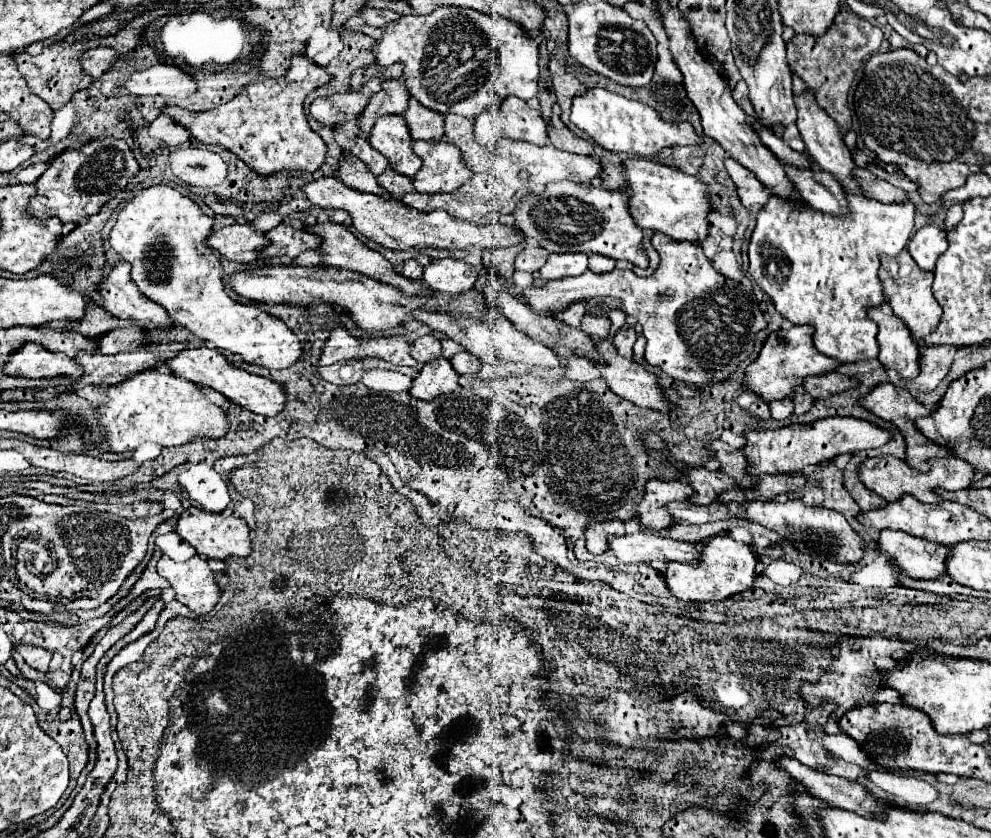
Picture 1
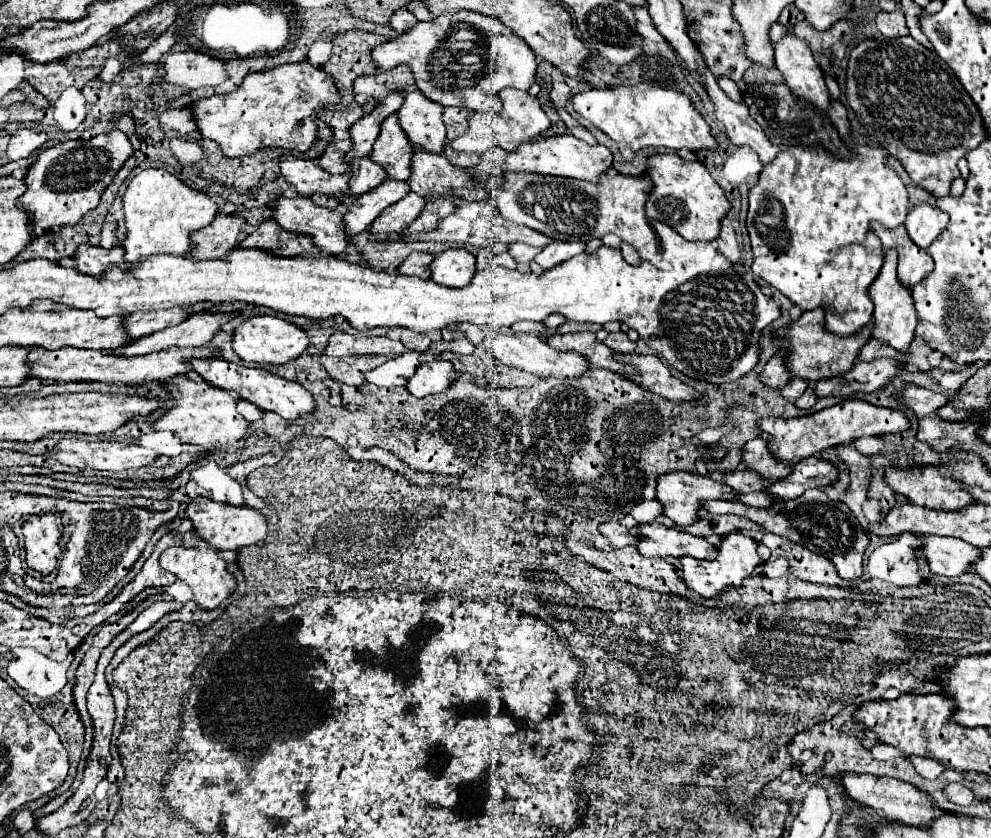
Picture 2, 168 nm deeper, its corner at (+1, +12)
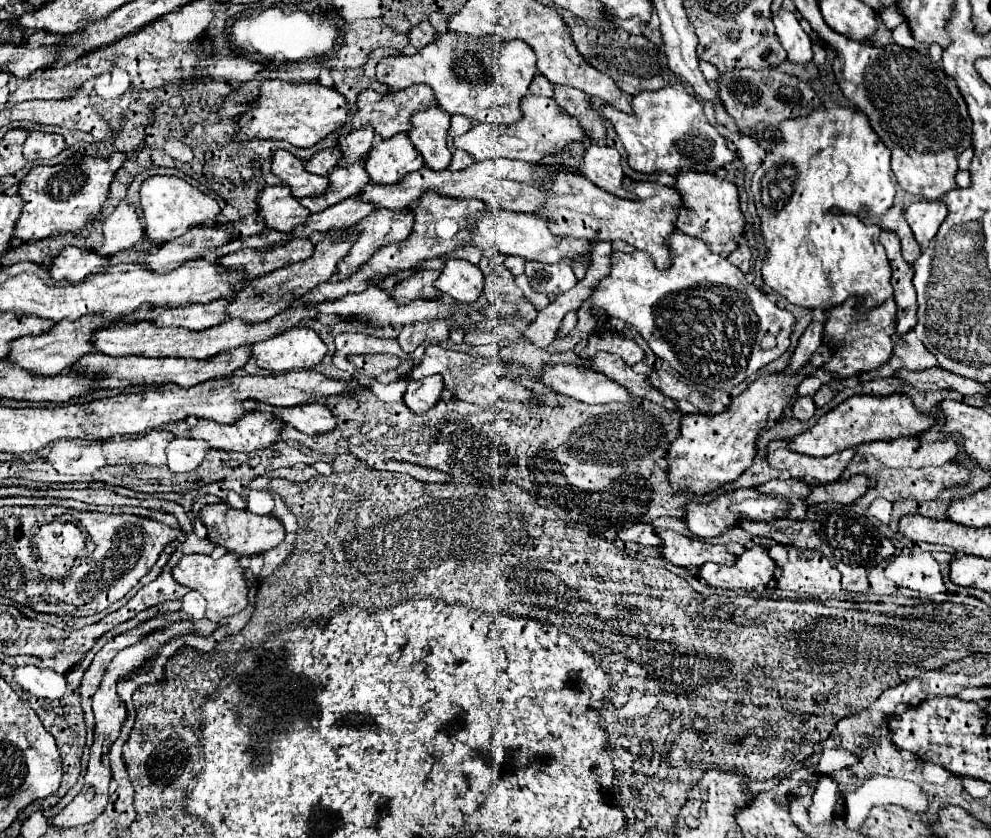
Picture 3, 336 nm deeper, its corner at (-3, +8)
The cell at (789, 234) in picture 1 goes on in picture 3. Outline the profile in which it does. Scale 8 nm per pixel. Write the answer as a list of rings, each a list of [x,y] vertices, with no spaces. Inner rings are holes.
[[[825,96],[821,100],[821,108],[819,110],[813,110],[813,114],[807,114],[805,118],[789,118],[785,122],[781,122],[781,142],[777,146],[773,146],[765,160],[761,162],[759,170],[753,174],[753,184],[751,184],[751,192],[755,196],[755,206],[757,206],[757,214],[761,218],[761,230],[763,230],[763,238],[765,238],[765,244],[769,248],[769,256],[763,264],[763,280],[769,288],[773,288],[777,294],[785,296],[791,304],[797,304],[797,306],[803,306],[803,308],[833,308],[833,306],[839,306],[843,304],[849,296],[861,296],[865,300],[865,306],[863,308],[873,308],[881,302],[885,302],[887,298],[893,296],[893,286],[891,286],[891,266],[887,262],[887,254],[885,254],[885,248],[881,246],[879,242],[879,226],[875,224],[865,224],[857,218],[857,212],[865,206],[869,208],[873,214],[883,214],[887,212],[891,206],[893,206],[893,198],[895,198],[895,186],[891,182],[891,168],[889,168],[889,160],[891,160],[891,154],[889,154],[889,148],[881,142],[881,138],[871,130],[869,122],[867,122],[867,116],[861,112],[861,110],[853,110],[853,108],[845,108],[845,106],[839,106],[835,100],[831,100],[829,96]],[[785,164],[793,164],[793,172],[787,172],[783,166]]]

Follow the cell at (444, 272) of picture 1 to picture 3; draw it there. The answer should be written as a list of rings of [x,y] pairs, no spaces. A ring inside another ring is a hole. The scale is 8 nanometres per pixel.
[[[449,258],[435,288],[457,302],[477,302],[483,292],[483,274],[467,260]]]

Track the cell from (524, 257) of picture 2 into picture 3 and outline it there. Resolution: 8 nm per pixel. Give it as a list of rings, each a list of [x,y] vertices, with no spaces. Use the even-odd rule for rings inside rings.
[[[507,256],[507,260],[505,260],[505,266],[509,268],[509,272],[511,272],[513,276],[519,276],[519,274],[523,274],[525,258],[517,258],[517,256]]]

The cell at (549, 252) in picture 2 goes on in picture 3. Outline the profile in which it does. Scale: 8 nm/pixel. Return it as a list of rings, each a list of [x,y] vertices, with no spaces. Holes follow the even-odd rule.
[[[563,260],[559,264],[525,262],[525,276],[529,278],[531,288],[535,288],[541,294],[559,296],[577,284],[569,260]]]

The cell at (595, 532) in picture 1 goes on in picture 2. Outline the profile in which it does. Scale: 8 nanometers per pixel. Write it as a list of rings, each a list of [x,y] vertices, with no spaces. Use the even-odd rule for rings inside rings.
[[[627,516],[621,522],[605,522],[605,524],[601,524],[599,532],[609,540],[609,544],[613,548],[623,548],[623,546],[635,544],[635,538],[627,532],[627,528],[631,528],[631,526],[637,526],[637,522],[631,516]]]

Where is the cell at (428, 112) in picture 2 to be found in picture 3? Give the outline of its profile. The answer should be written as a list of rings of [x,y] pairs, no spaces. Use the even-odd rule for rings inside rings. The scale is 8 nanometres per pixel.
[[[437,106],[413,114],[413,130],[409,140],[419,150],[425,166],[431,170],[445,170],[451,162],[451,152],[447,148],[449,114]]]

